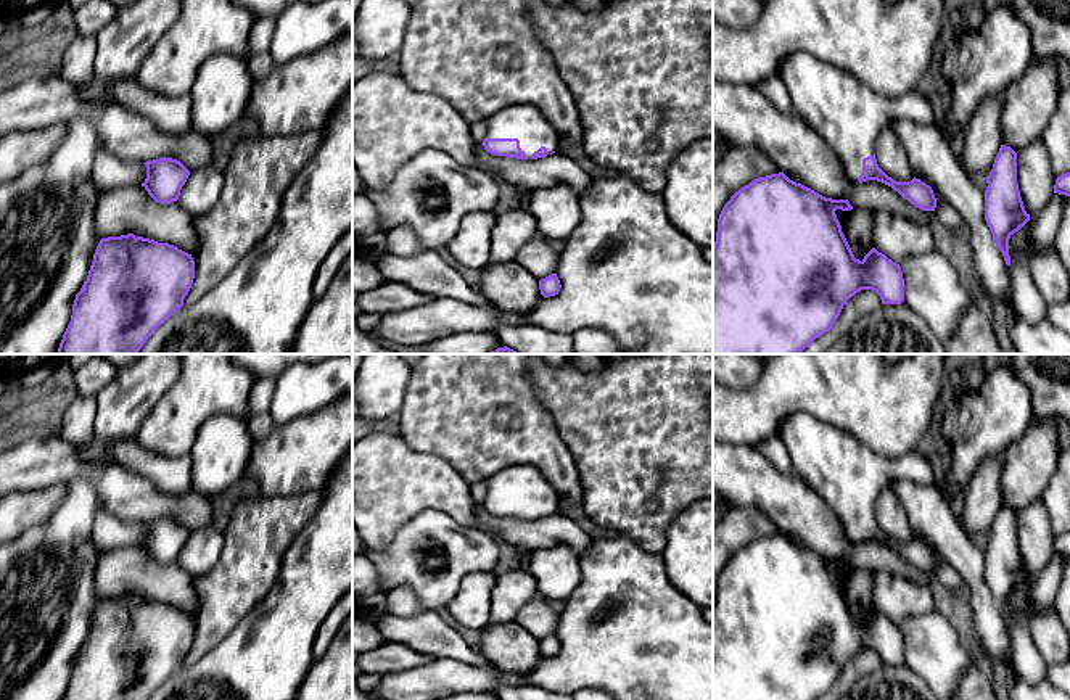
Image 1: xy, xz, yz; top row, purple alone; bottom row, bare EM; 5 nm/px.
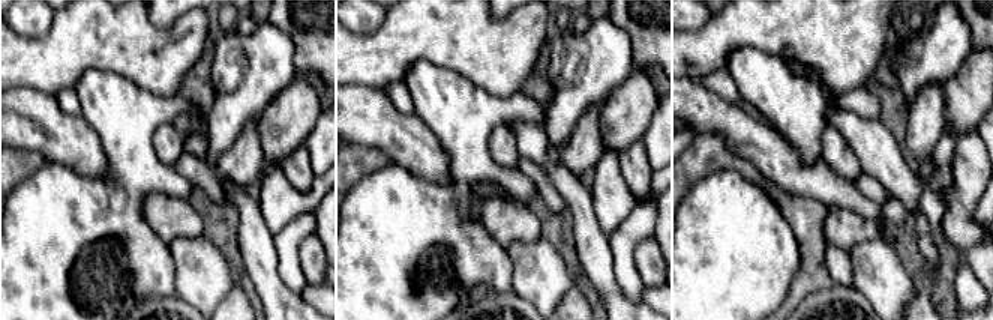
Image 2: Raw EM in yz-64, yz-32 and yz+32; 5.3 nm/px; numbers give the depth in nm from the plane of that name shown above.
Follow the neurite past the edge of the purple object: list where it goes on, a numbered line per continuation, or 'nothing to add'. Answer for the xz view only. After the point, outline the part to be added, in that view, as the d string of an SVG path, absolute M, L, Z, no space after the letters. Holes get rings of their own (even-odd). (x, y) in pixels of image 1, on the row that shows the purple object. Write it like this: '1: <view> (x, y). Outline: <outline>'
1: xz (525, 123). Outline: M531 105L507 106L491 114L486 121L488 138L518 138L520 148L528 159L531 159L533 153L541 146L545 146L549 154L558 151L558 132L542 113Z

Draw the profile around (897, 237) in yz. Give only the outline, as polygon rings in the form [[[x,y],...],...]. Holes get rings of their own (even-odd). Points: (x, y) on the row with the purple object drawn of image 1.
[[[875,211],[874,248],[893,262],[899,264],[907,256],[919,256],[935,249],[930,225],[895,216],[888,211]]]

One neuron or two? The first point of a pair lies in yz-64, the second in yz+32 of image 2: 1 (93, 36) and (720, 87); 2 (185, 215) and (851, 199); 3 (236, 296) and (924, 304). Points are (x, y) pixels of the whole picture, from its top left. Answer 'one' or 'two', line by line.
1: two
2: two
3: one

